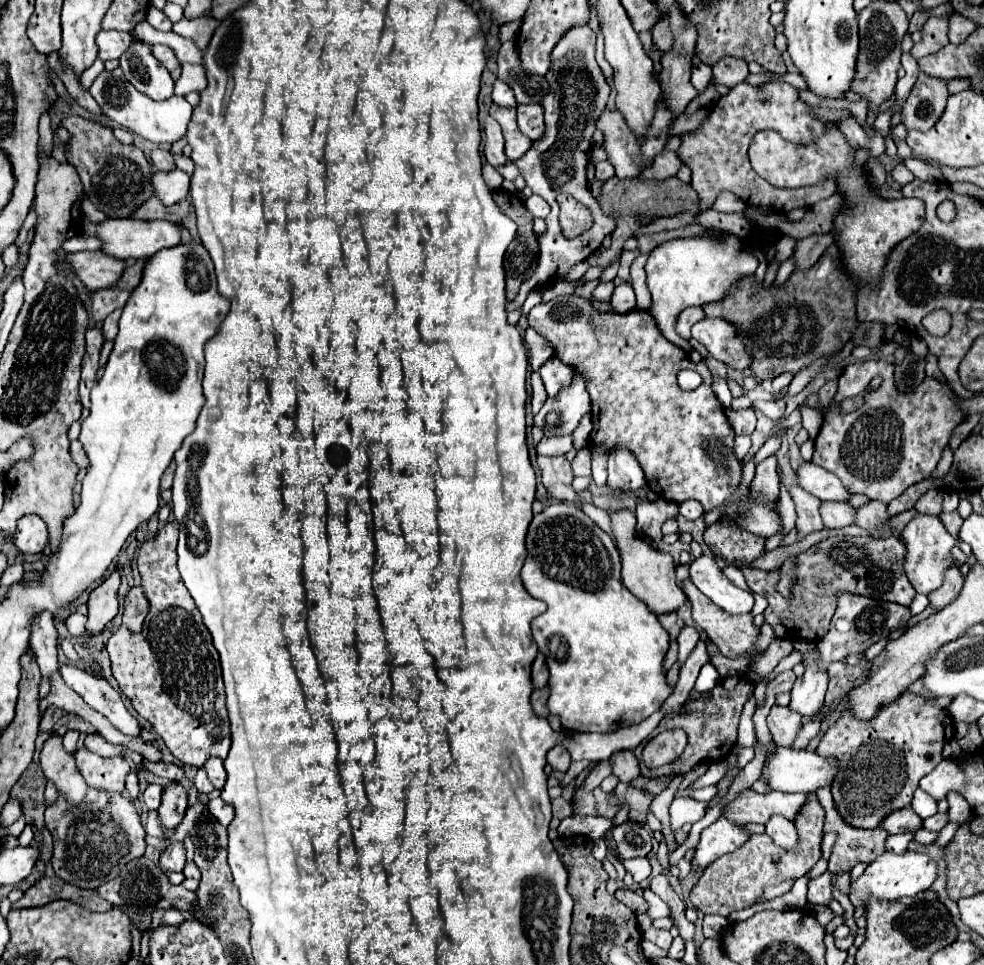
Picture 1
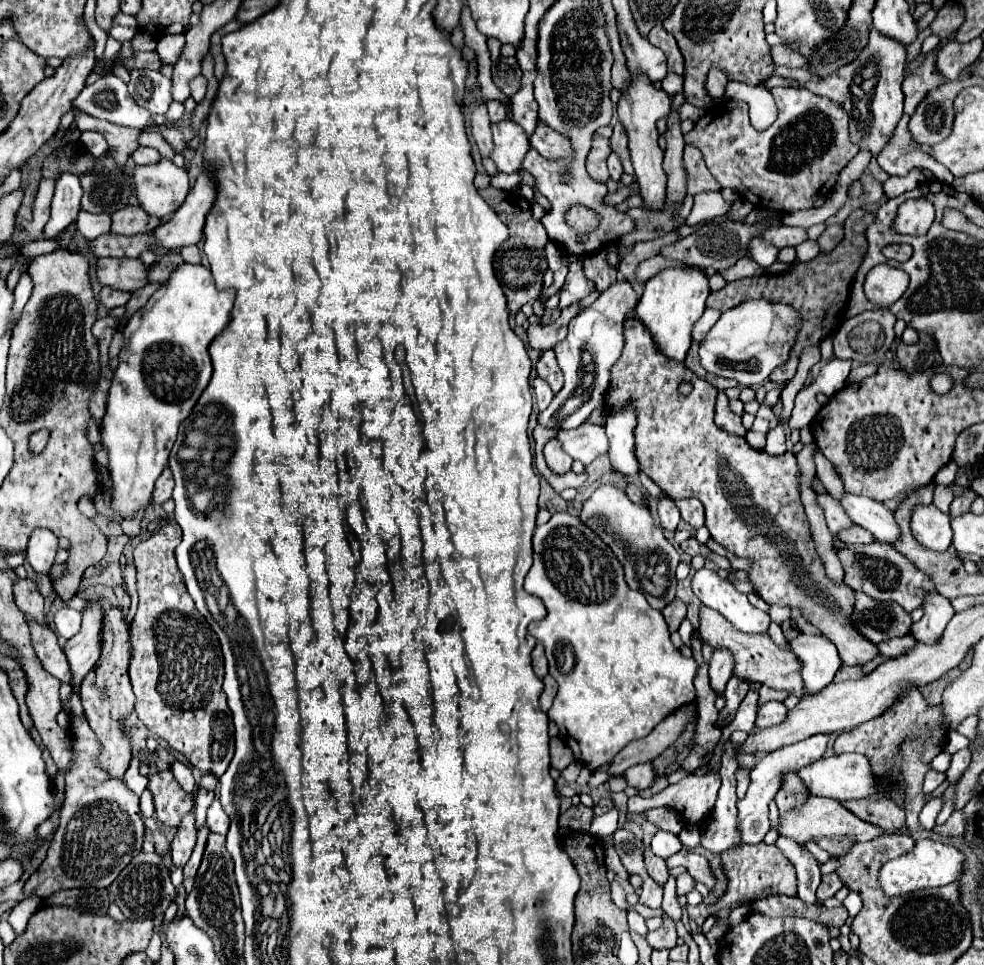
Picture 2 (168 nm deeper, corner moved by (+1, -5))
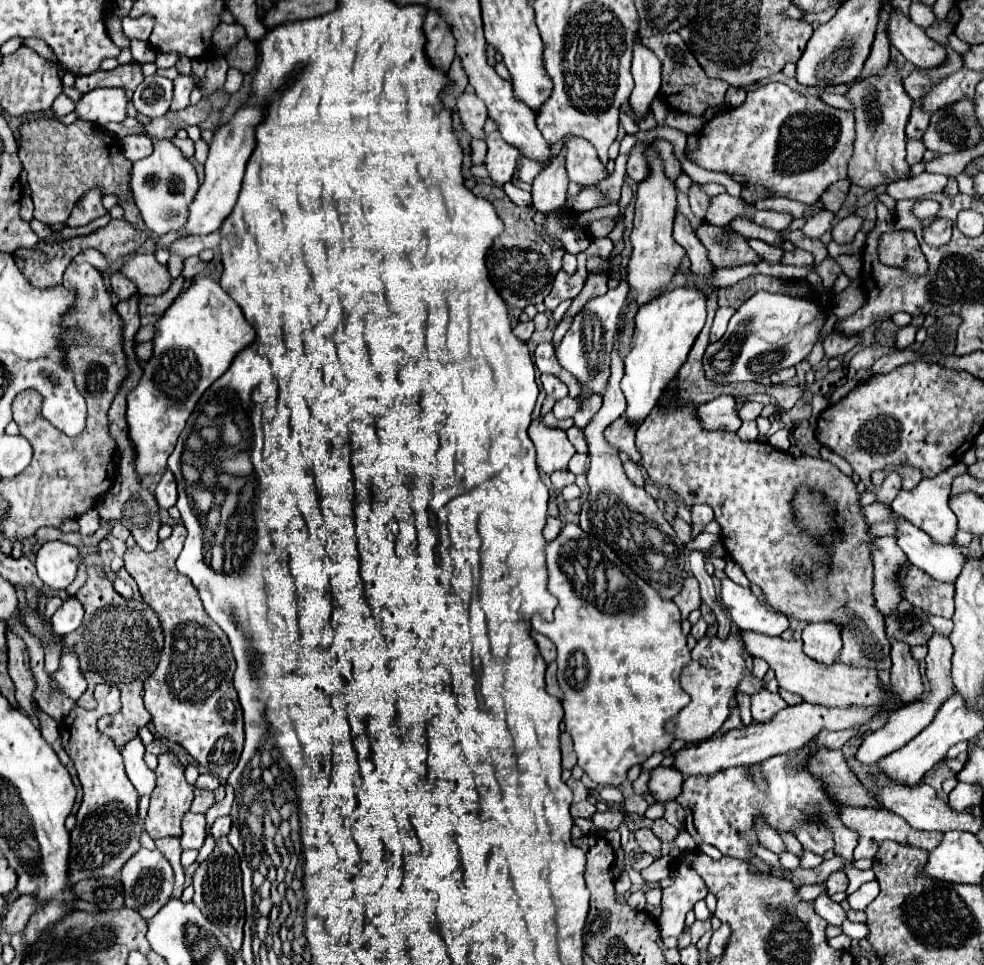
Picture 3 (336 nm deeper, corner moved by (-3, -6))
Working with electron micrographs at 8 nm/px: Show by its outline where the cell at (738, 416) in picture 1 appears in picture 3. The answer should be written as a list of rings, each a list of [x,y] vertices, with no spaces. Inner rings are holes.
[[[719,396],[711,402],[701,404],[695,410],[695,416],[699,418],[703,430],[737,432],[741,426],[741,418],[735,410],[735,398],[733,396]]]

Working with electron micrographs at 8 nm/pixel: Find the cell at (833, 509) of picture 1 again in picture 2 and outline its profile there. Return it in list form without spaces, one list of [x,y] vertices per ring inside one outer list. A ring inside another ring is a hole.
[[[859,525],[841,529],[841,531],[837,533],[837,539],[845,541],[845,543],[873,543],[873,541],[875,541],[875,537],[873,537],[867,529],[863,529],[863,527],[859,527]]]

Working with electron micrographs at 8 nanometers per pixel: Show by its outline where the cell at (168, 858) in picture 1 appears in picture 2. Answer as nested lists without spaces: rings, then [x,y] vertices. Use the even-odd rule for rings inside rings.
[[[189,813],[181,825],[177,827],[177,835],[171,843],[171,855],[173,855],[173,865],[175,867],[185,867],[185,863],[191,857],[191,851],[195,847],[195,837],[197,837],[197,829],[195,829],[195,813]]]

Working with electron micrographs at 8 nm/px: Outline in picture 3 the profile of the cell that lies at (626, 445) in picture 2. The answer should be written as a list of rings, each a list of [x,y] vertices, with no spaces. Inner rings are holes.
[[[675,288],[639,308],[635,316],[633,350],[625,356],[625,376],[621,380],[621,390],[627,398],[625,414],[633,426],[639,426],[647,418],[667,384],[677,376],[677,370],[683,366],[695,338],[705,326],[705,318],[705,296],[697,288]]]

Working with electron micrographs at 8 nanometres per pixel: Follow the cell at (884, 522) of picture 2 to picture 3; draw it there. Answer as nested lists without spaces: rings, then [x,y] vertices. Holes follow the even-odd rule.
[[[901,518],[901,536],[897,536],[897,544],[903,548],[909,562],[927,572],[931,578],[955,584],[965,560],[957,544],[933,542],[929,534],[905,522],[905,518]]]

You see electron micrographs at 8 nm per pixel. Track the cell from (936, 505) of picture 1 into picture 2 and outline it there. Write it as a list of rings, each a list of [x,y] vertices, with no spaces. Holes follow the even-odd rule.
[[[939,485],[939,487],[935,489],[933,505],[935,505],[937,509],[941,509],[943,513],[949,513],[949,505],[951,505],[951,501],[953,501],[953,493],[951,493],[947,487]]]

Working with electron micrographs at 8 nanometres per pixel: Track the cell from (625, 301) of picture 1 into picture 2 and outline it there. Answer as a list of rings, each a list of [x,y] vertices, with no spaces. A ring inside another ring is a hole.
[[[621,281],[613,283],[607,291],[599,295],[599,299],[581,309],[571,321],[569,321],[569,333],[567,337],[555,345],[557,361],[561,371],[565,373],[565,385],[563,389],[553,397],[551,405],[539,413],[539,425],[549,429],[575,429],[577,425],[585,423],[589,415],[603,405],[603,395],[609,383],[609,369],[619,359],[623,349],[623,321],[625,315],[637,305],[637,295],[631,287],[631,283]],[[569,399],[575,399],[577,407],[575,411],[565,411],[565,403]]]

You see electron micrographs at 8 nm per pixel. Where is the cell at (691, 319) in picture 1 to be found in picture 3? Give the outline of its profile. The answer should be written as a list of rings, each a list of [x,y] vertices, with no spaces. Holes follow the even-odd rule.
[[[717,308],[715,322],[713,322],[713,326],[711,326],[711,338],[709,338],[709,342],[717,342],[717,340],[725,334],[727,324],[729,324],[729,320],[731,320],[733,314],[735,314],[733,308]]]

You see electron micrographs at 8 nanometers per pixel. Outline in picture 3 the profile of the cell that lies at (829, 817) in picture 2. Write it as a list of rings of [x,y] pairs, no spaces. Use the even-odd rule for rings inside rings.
[[[879,806],[879,808],[841,808],[841,820],[847,826],[851,826],[851,830],[857,830],[857,834],[861,834],[857,850],[855,850],[855,860],[859,860],[859,858],[873,858],[877,854],[879,846],[885,840],[893,840],[893,842],[903,844],[903,846],[917,846],[917,848],[923,848],[925,852],[935,850],[941,844],[941,840],[943,840],[941,838],[943,834],[913,830],[899,814],[887,810],[885,806]]]

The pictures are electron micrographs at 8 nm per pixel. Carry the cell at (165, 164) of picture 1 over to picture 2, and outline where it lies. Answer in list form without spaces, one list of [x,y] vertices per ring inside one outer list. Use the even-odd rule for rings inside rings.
[[[139,147],[131,157],[133,157],[133,161],[137,165],[153,165],[153,163],[159,163],[161,161],[159,151],[153,149],[153,147]]]

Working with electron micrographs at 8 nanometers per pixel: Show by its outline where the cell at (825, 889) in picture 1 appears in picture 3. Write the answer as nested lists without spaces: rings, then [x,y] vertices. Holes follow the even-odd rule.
[[[833,872],[833,874],[827,878],[825,886],[829,888],[829,894],[845,892],[845,890],[847,890],[847,886],[849,886],[849,880],[847,880],[845,872]]]

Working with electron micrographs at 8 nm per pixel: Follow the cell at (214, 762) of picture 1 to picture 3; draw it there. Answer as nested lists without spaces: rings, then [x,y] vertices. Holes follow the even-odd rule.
[[[201,774],[195,782],[197,788],[207,788],[207,790],[217,790],[219,788],[219,780],[213,774]]]

